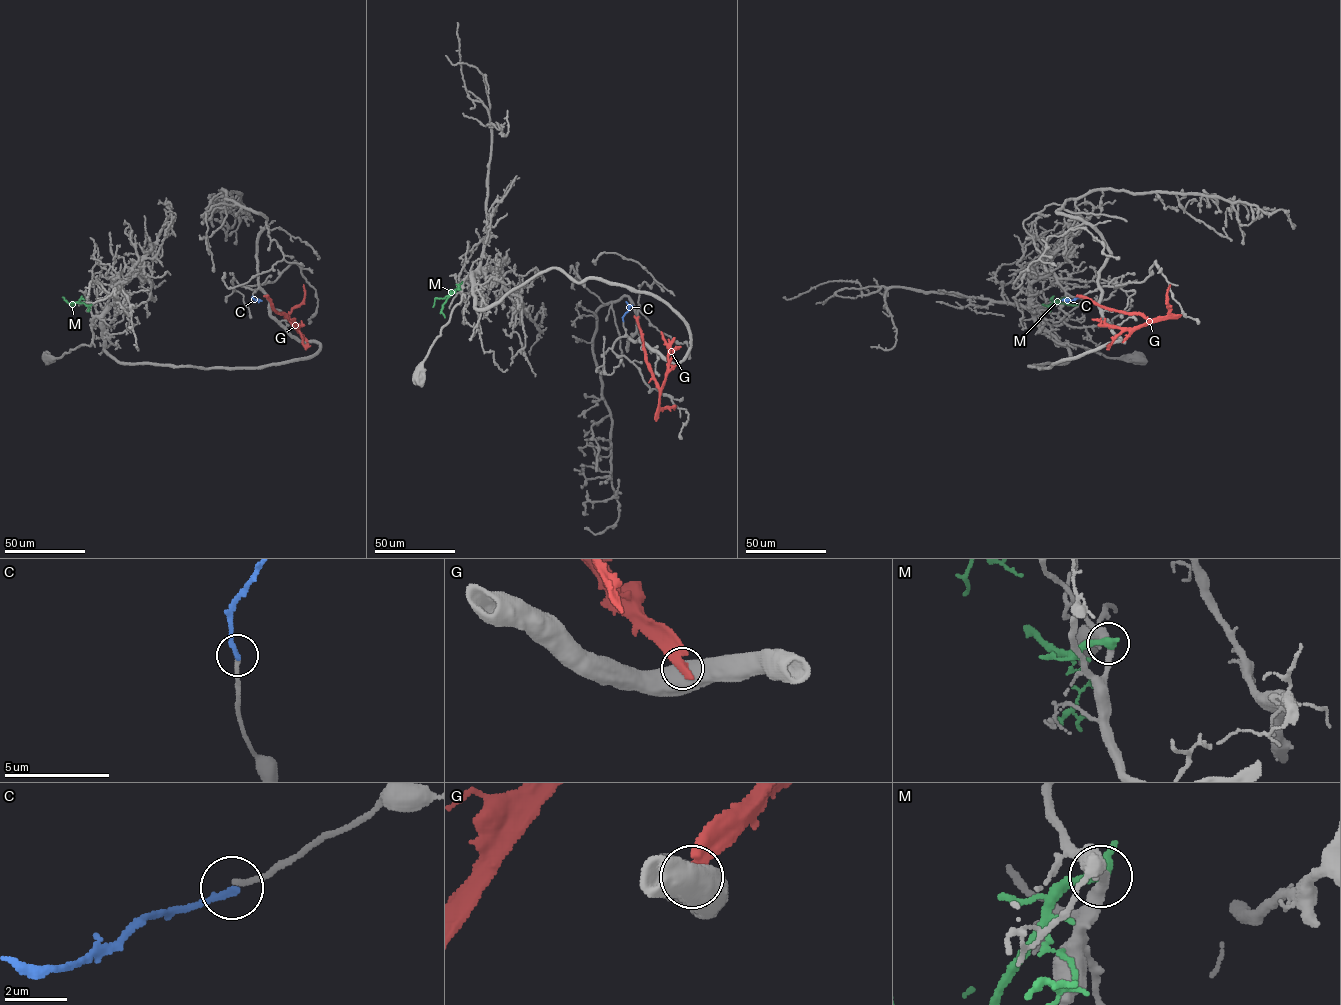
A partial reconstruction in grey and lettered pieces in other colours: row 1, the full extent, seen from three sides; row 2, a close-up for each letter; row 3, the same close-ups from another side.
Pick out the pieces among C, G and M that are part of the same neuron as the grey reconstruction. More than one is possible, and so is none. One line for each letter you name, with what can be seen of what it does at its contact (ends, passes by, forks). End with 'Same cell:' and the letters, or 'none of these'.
Same cell: none of these

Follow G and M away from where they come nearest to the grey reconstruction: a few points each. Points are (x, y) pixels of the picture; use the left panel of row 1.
G: (307, 341), (263, 296)
M: (91, 304), (68, 303), (62, 297)

